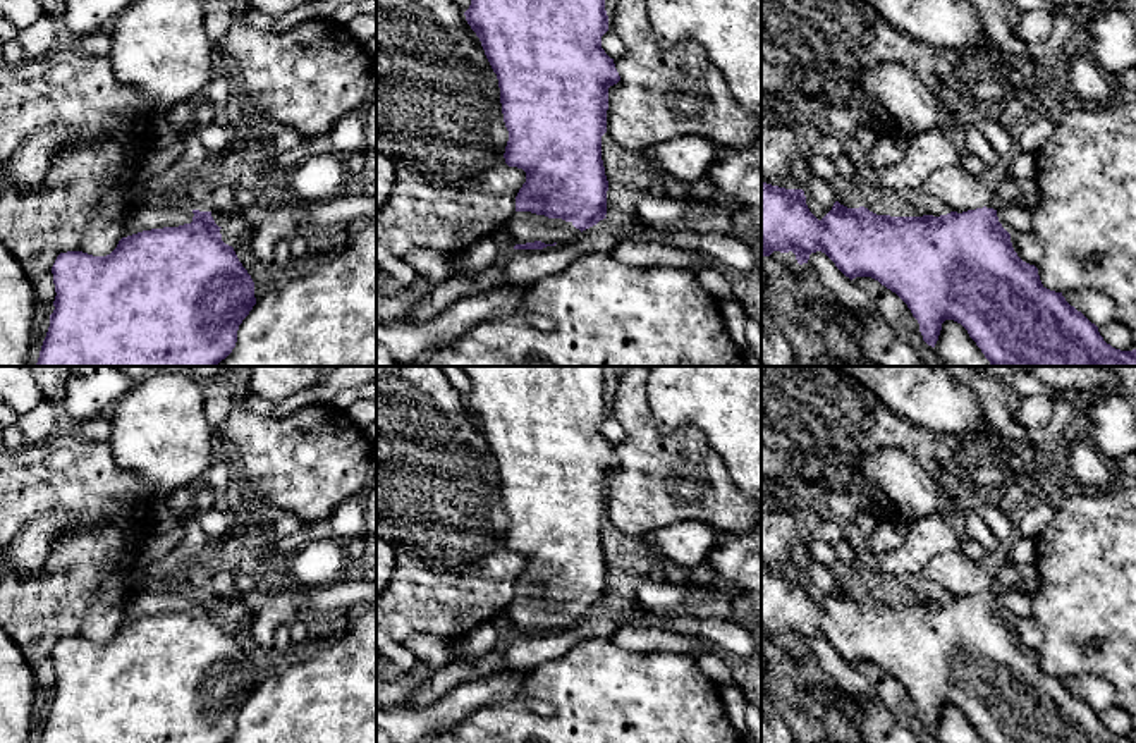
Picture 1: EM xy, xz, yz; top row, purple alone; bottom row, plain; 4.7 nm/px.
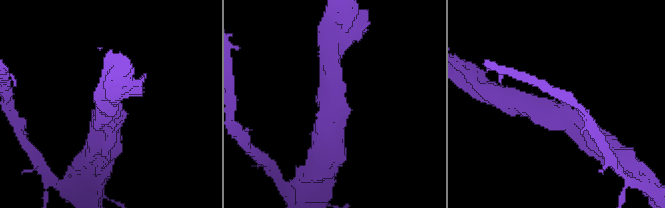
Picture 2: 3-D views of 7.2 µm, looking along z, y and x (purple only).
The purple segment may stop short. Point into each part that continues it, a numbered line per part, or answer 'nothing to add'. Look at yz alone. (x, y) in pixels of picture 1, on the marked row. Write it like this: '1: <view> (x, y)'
nothing to add

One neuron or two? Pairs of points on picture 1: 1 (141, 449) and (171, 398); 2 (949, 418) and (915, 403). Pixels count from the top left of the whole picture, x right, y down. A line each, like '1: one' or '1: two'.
1: one
2: one

